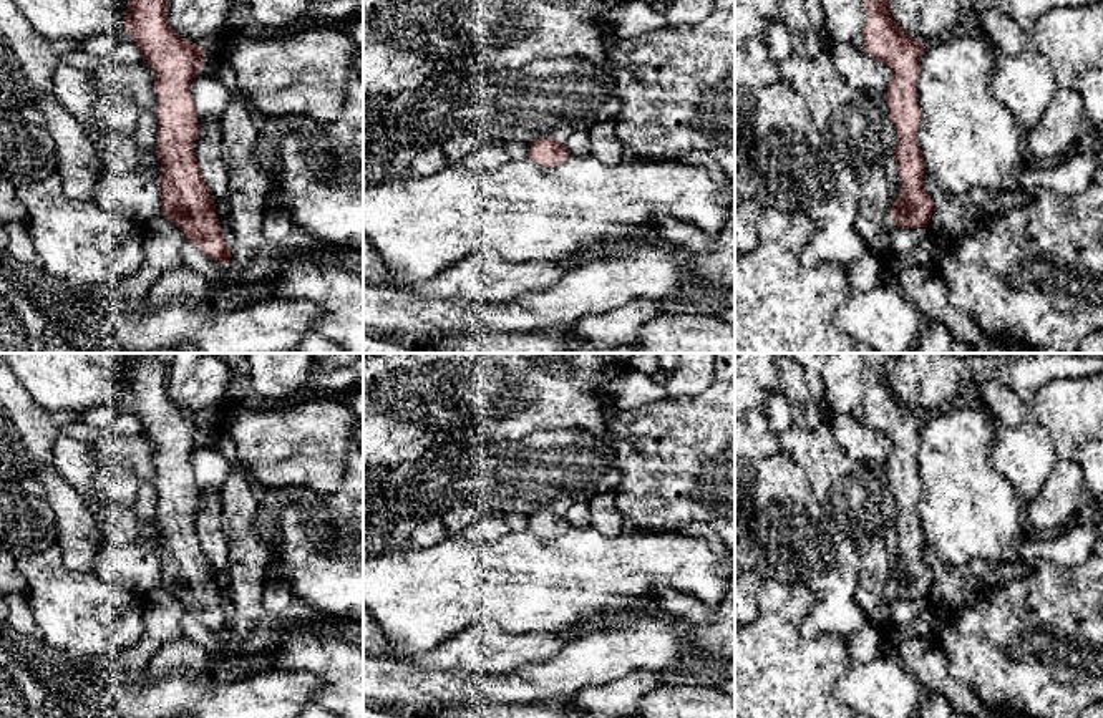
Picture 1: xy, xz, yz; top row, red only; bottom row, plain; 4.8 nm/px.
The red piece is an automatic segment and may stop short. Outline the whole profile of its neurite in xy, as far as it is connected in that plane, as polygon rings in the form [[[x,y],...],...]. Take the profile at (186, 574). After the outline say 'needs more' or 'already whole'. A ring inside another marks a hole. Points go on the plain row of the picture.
[[[131,353],[124,391],[124,403],[154,443],[161,585],[206,628],[226,637],[231,620],[194,524],[199,494],[191,453],[202,421],[169,398],[168,366],[154,353]]]; already whole

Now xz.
[[[539,509],[537,512],[527,516],[527,529],[541,537],[552,539],[564,534],[571,527],[564,514],[552,509]]]; already whole

